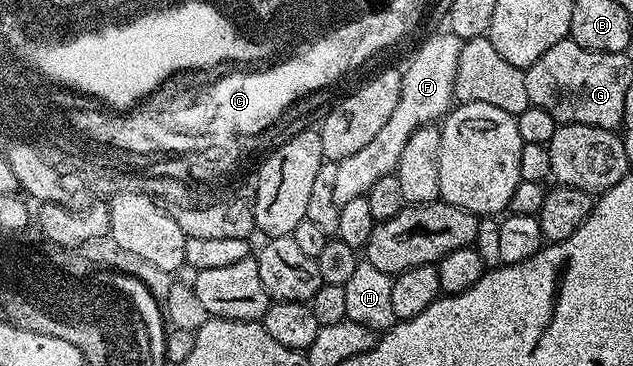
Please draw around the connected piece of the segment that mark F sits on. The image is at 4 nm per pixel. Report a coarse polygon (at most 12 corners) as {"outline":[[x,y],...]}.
{"outline":[[434,35],[402,71],[388,122],[336,169],[338,204],[398,170],[455,102],[463,40]]}

